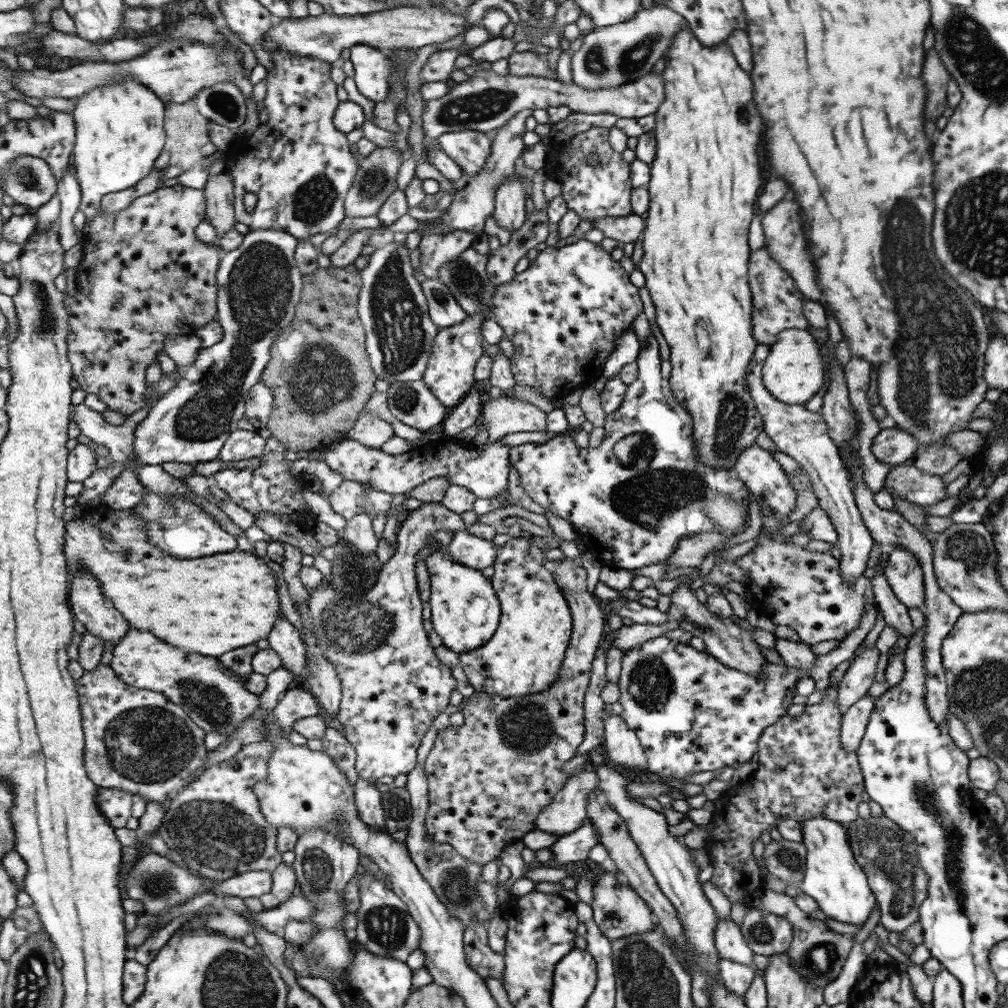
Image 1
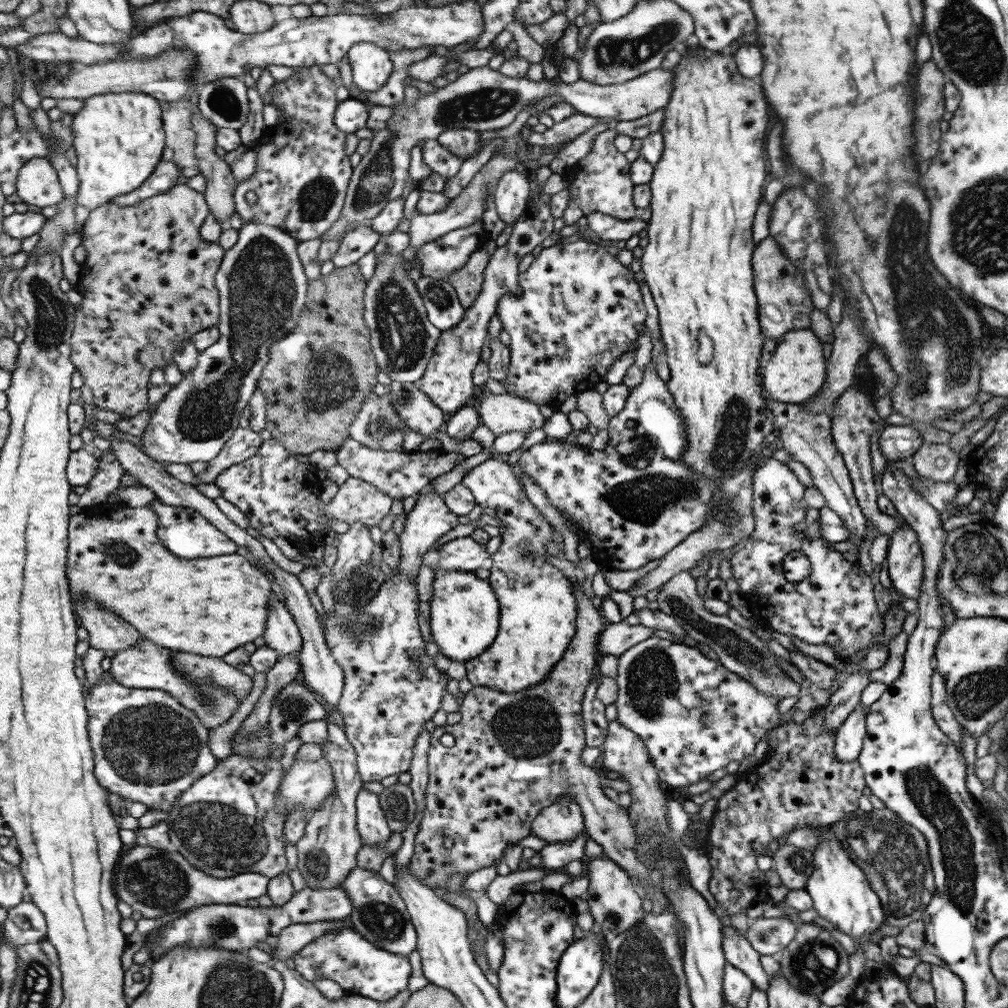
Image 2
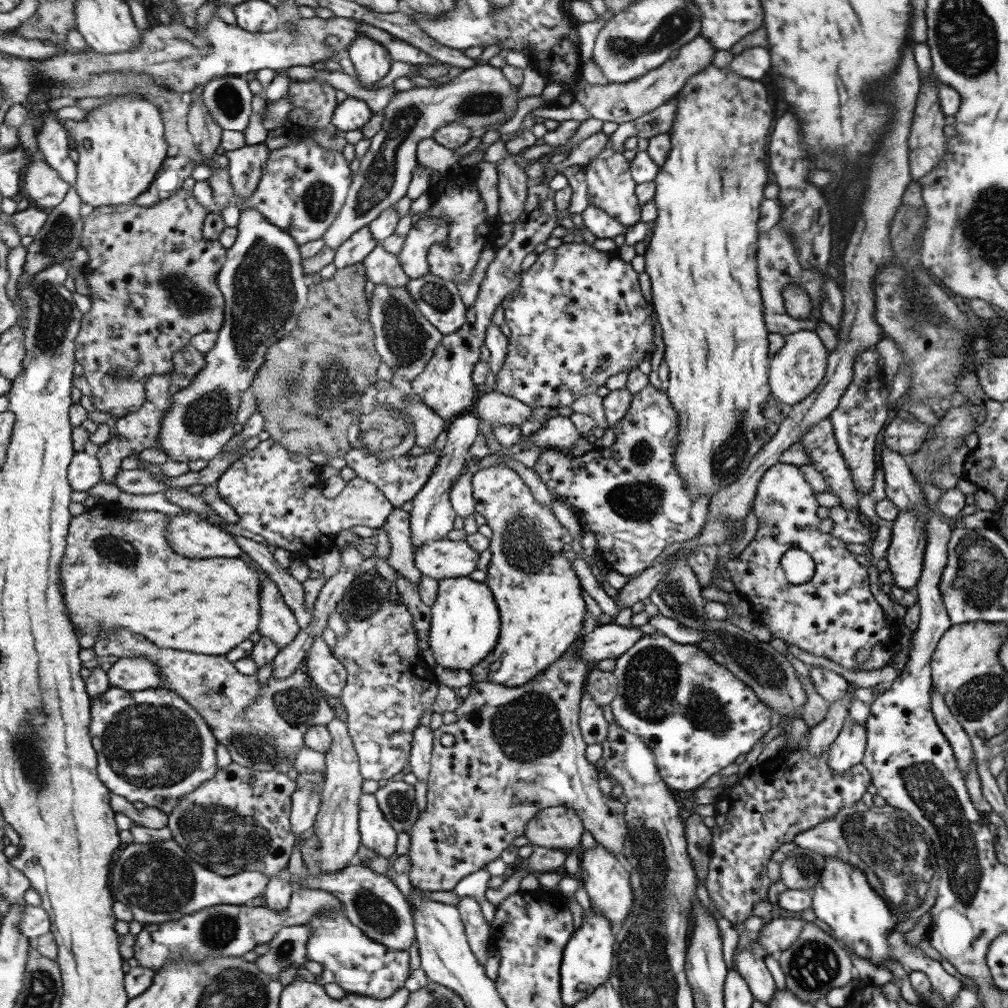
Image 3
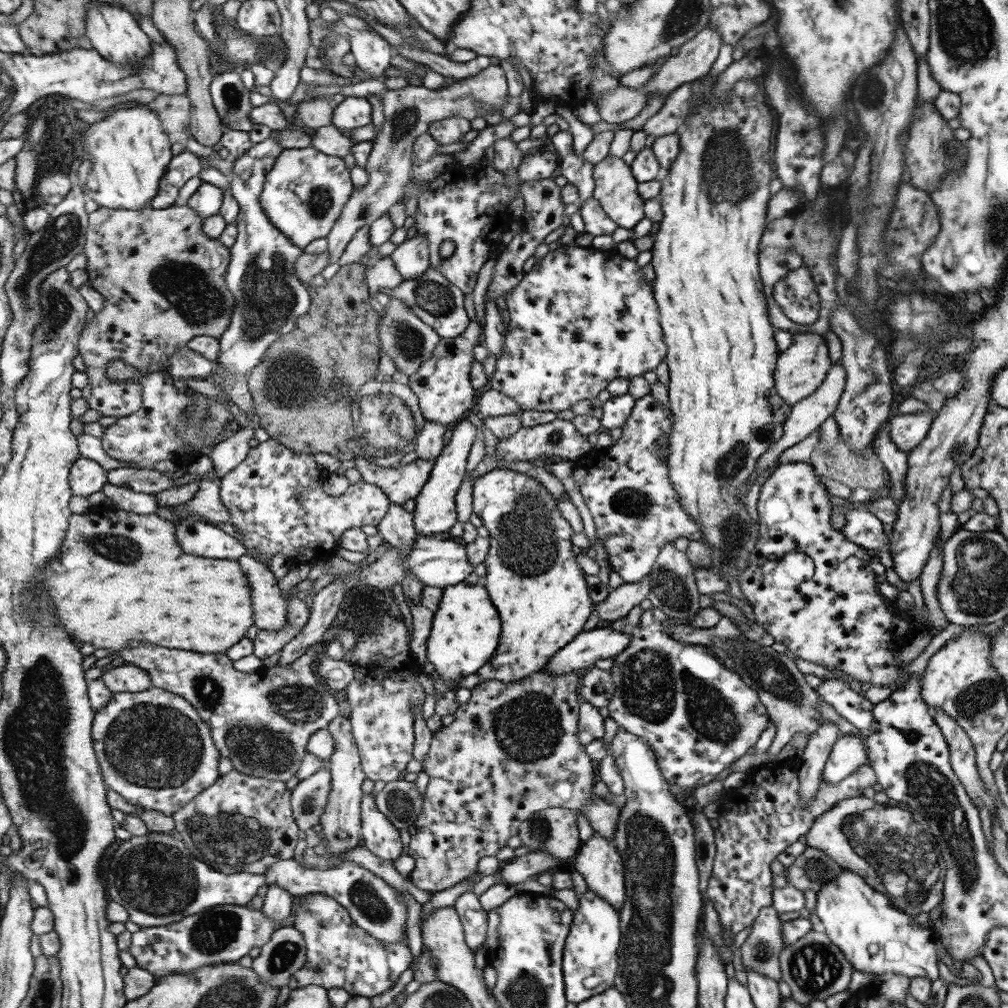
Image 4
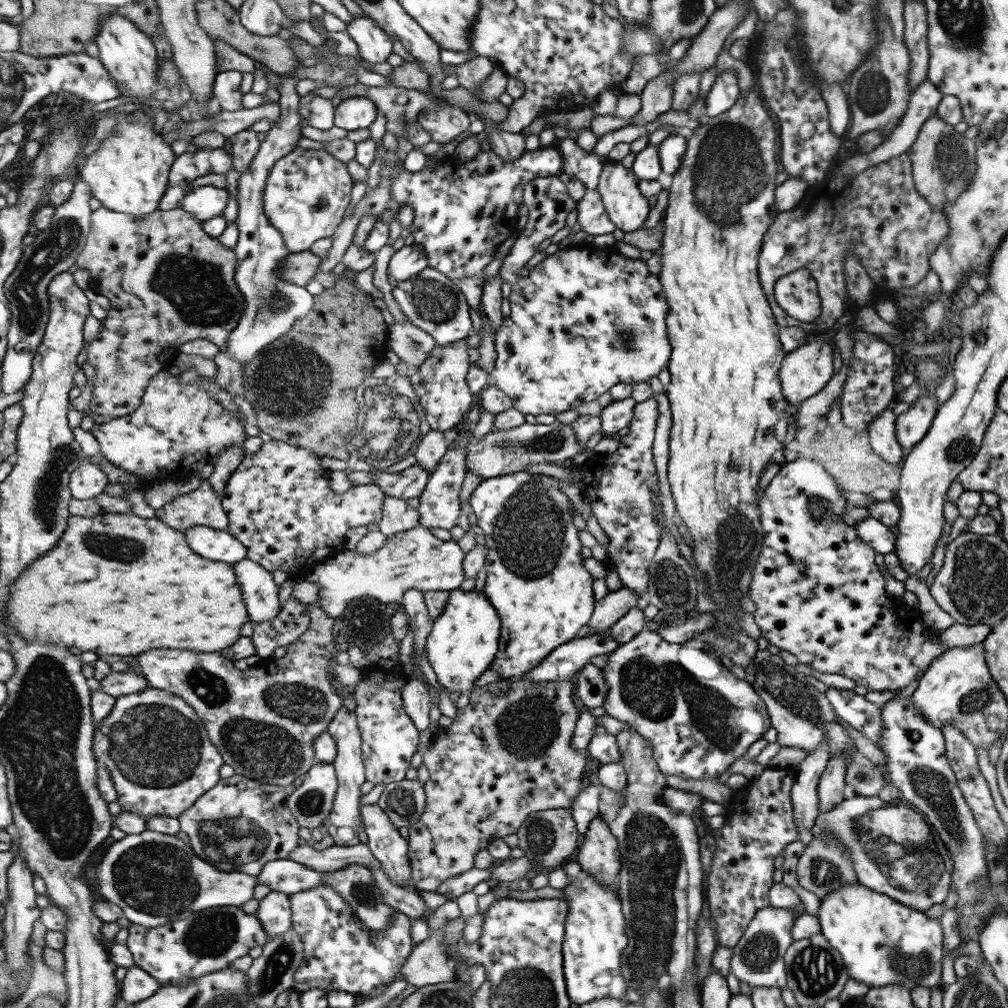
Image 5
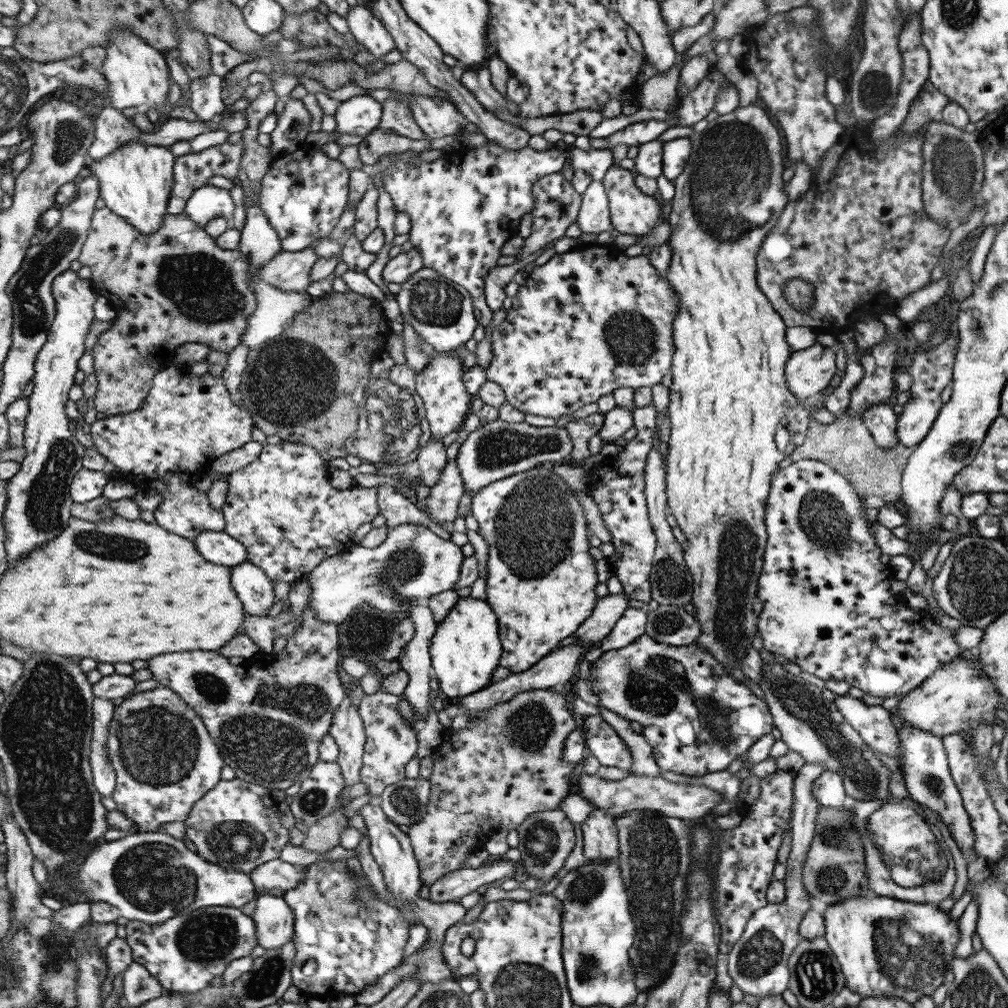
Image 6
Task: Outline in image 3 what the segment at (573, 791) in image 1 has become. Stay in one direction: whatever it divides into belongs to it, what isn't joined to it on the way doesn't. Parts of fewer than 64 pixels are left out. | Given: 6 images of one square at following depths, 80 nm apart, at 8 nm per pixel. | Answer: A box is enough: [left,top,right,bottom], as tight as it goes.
[526,805,586,849]

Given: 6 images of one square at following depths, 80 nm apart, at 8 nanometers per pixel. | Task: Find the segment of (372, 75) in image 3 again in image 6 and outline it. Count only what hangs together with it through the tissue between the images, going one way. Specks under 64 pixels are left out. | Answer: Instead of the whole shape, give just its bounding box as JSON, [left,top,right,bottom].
[347,3,396,60]

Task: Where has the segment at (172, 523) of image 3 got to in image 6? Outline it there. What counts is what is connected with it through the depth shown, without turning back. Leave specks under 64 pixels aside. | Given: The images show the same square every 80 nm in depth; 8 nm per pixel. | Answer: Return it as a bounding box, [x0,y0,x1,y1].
[195,531,248,567]

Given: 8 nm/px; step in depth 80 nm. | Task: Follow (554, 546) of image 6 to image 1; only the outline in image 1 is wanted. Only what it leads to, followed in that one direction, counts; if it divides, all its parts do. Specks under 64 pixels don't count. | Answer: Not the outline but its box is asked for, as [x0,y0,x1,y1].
[324,437,574,698]

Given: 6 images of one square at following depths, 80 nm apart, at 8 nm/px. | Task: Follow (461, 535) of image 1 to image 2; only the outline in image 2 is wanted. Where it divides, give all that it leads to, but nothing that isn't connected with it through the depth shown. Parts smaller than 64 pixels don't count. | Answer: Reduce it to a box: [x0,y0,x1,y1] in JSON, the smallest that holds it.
[423,536,490,572]

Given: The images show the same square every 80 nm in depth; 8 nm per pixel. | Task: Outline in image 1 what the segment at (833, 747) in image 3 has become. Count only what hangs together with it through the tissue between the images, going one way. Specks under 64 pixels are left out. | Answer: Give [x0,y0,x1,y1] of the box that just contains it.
[839,695,873,753]

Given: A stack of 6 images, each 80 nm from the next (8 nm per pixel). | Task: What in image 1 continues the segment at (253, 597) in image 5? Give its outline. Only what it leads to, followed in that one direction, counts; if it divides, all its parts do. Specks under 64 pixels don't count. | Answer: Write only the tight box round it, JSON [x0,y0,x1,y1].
[269,614,308,677]

